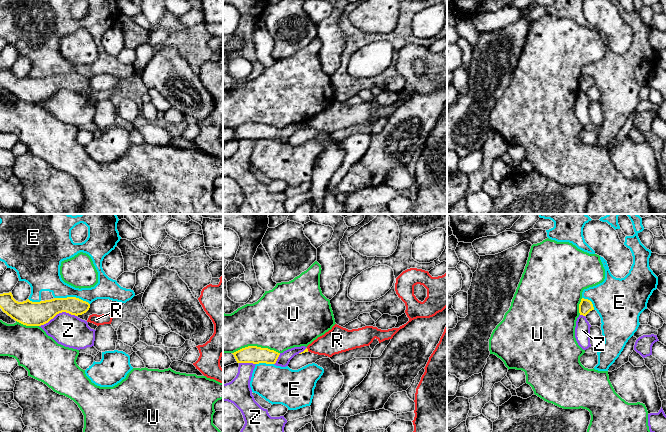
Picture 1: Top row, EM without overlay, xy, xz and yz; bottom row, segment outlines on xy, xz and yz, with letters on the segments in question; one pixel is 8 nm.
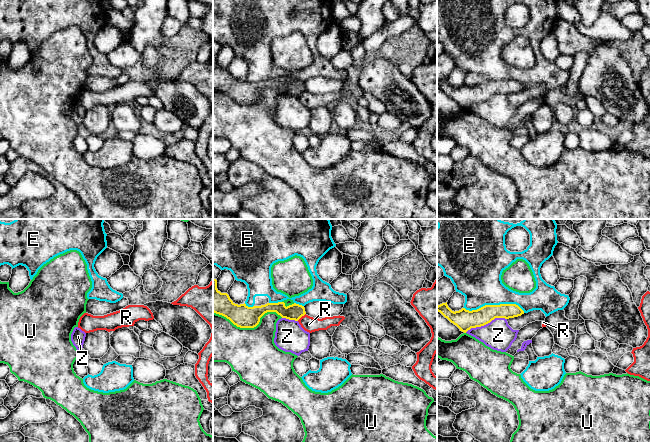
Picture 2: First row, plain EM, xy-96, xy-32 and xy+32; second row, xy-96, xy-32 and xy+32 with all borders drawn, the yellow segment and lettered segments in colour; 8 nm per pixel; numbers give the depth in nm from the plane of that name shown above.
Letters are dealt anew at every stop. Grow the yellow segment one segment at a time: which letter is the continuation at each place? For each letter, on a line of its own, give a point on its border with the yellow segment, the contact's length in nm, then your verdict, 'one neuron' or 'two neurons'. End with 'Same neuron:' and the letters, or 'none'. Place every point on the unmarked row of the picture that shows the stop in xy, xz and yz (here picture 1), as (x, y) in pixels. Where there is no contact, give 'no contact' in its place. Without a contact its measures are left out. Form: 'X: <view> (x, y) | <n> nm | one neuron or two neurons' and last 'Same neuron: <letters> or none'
E: xy (72, 73) | 300 nm | two neurons
R: xz (307, 125) | 30 nm | two neurons
U: xz (255, 122) | 380 nm | two neurons
Z: xy (57, 89) | 320 nm | two neurons
Same neuron: none

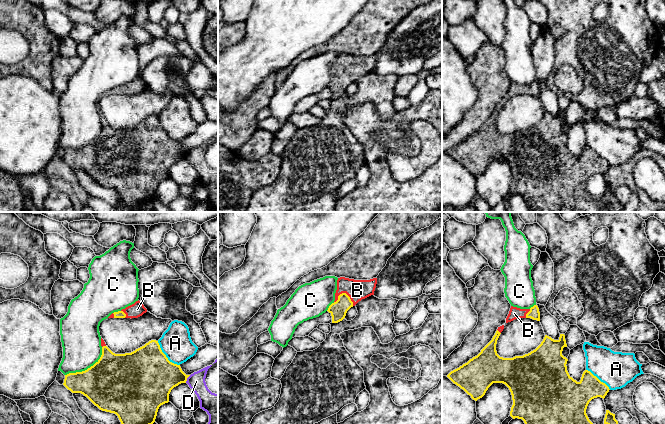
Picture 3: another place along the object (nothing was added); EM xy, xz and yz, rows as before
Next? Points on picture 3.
A: xy (165, 132) | 260 nm | two neurons
B: xz (345, 69) | 160 nm | one neuron
C: xy (88, 144) | 380 nm | two neurons
D: xy (186, 155) | 80 nm | two neurons
Same neuron: B

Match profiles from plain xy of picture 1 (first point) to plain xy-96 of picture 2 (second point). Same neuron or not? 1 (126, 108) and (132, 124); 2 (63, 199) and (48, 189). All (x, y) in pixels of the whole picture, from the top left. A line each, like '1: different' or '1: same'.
1: same
2: different

